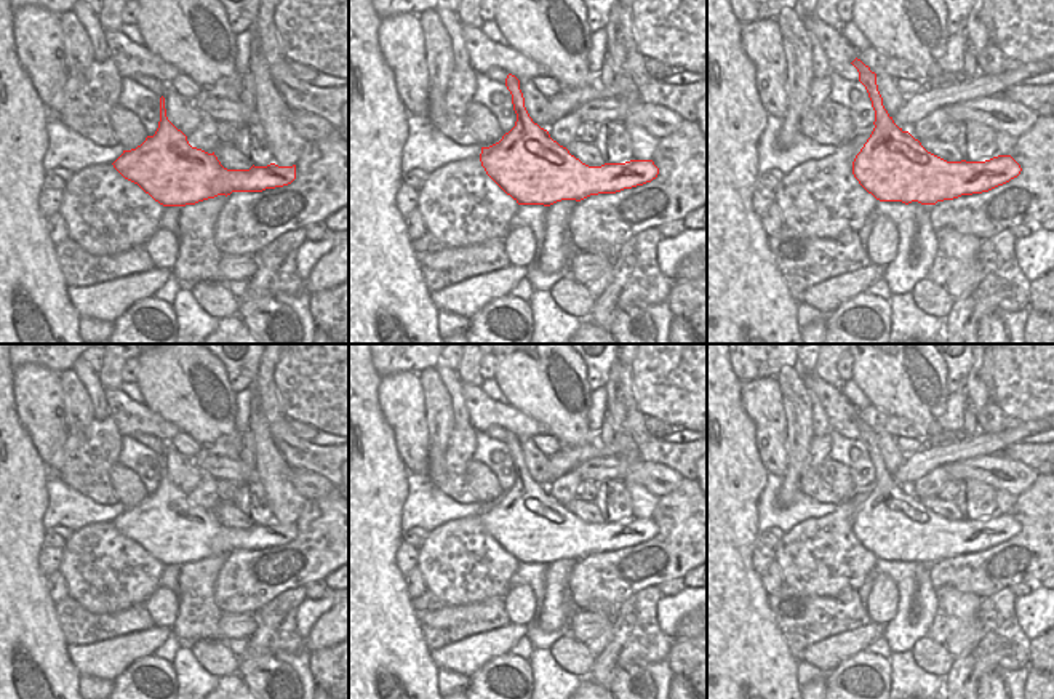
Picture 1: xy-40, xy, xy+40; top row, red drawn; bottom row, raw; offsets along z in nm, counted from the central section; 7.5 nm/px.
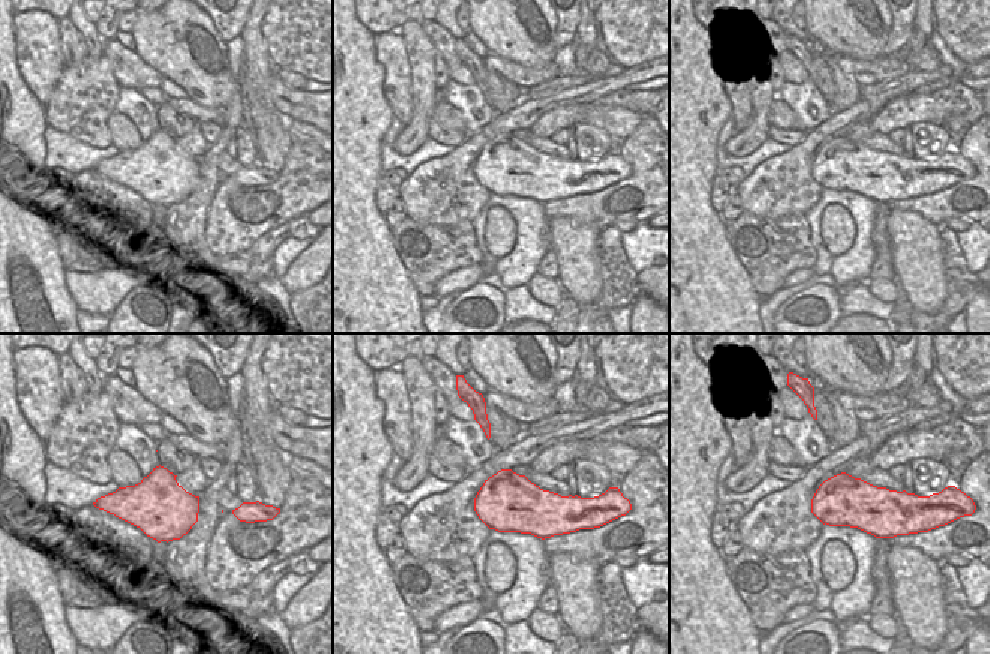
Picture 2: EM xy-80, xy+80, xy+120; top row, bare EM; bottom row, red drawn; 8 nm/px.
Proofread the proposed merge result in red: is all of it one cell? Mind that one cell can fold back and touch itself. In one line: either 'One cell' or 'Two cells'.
One cell.

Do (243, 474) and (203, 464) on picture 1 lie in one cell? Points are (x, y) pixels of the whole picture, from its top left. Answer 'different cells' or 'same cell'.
same cell

